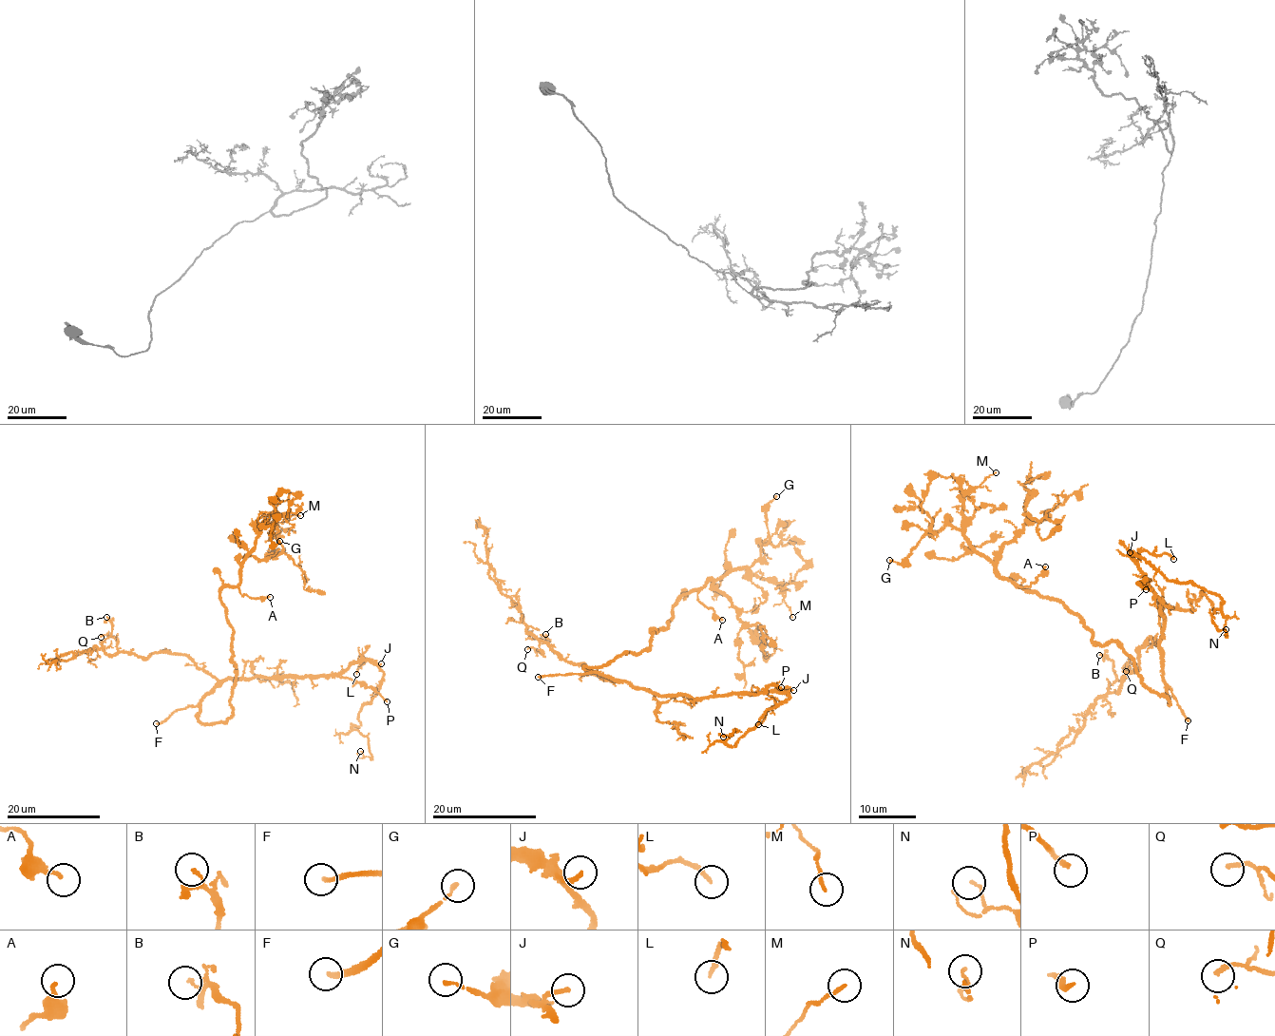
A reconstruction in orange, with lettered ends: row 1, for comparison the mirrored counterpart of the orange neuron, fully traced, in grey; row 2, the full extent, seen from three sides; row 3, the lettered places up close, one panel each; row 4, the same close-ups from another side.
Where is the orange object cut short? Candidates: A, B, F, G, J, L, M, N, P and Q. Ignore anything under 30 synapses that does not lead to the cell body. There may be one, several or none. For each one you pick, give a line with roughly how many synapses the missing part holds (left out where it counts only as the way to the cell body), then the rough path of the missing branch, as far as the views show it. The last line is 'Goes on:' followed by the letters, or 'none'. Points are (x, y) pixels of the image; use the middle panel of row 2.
Goes on: F

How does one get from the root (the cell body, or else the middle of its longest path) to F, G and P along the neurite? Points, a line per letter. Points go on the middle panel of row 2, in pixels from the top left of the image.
F: (590, 666), (584, 666), (590, 671), (583, 673), (538, 677)
G: (590, 666), (643, 650), (651, 631), (667, 626), (682, 595), (751, 565), (769, 538), (766, 510), (776, 496)
P: (590, 666), (584, 666), (661, 696), (755, 694), (772, 683), (781, 687)

